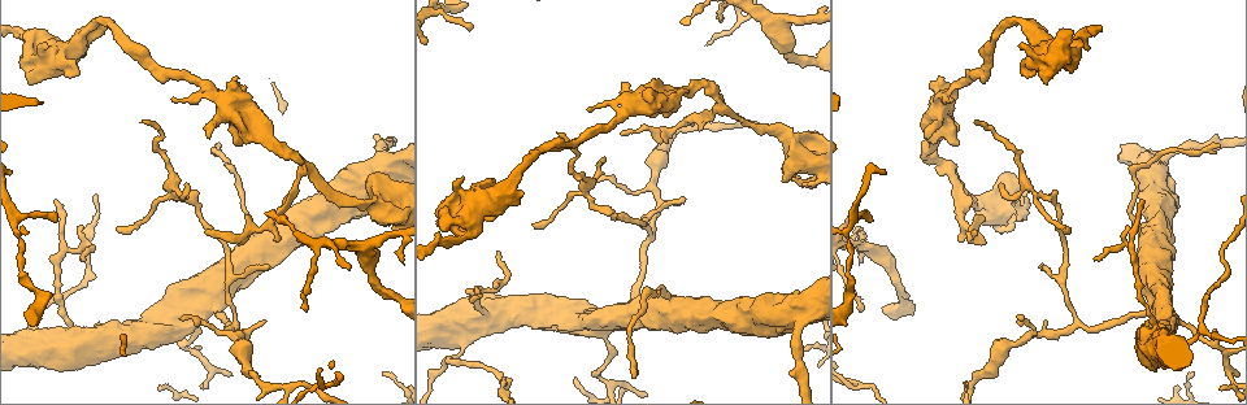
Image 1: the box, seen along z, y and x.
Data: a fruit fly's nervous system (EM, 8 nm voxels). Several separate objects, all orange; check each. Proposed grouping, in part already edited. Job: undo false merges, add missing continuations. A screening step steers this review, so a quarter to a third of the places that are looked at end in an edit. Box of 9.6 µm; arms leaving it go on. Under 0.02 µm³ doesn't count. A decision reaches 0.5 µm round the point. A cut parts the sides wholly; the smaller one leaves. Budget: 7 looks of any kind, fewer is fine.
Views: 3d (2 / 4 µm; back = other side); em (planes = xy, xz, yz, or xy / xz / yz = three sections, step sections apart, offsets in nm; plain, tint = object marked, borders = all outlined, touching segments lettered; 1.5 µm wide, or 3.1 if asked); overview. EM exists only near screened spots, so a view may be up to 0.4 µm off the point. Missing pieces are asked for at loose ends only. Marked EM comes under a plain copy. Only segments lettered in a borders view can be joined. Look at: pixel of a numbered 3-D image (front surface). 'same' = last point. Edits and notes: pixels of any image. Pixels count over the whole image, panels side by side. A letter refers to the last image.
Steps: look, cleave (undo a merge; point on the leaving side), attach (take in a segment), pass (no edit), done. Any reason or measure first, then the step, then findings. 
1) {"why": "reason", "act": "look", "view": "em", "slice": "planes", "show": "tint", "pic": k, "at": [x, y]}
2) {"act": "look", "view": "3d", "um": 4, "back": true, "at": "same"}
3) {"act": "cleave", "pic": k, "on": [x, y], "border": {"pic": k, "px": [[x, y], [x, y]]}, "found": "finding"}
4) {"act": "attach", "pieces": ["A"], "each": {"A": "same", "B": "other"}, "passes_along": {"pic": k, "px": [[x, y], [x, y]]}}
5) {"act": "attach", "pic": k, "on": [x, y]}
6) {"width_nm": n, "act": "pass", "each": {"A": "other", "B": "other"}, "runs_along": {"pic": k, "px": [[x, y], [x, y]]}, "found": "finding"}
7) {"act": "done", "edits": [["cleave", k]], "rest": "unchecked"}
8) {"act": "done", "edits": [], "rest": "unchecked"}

{"why": "an open end", "act": "look", "view": "em", "slice": "planes", "show": "borders", "pic": 1, "at": [480, 229]}

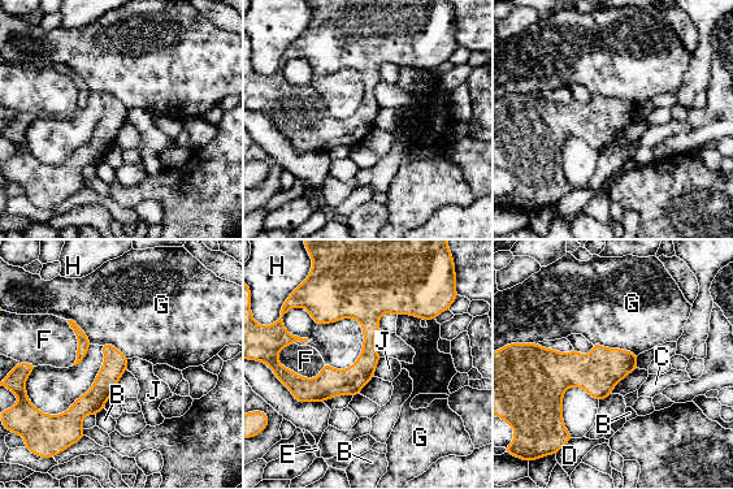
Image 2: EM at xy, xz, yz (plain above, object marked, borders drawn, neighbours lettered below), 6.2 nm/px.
{"act": "pass", "each": {"B": "other", "C": "other", "D": "other", "E": "other", "F": "other", "G": "other", "H": "other", "J": "other"}, "border": {"pic": 2, "px": [[381, 358], [373, 376]]}, "found": "no lettered segment goes on from it"}

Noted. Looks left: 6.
{"why": "branch stops here", "act": "look", "view": "em", "um": 3.1, "slice": "planes", "show": "borders", "pic": 1, "at": [466, 28]}

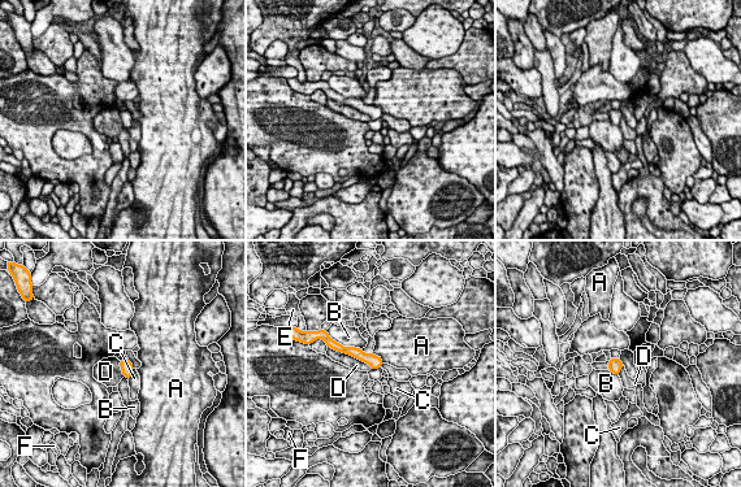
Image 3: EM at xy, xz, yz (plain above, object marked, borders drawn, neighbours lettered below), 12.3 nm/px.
{"act": "pass", "each": {"A": "other", "B": "other", "C": "other", "D": "other", "E": "other", "F": "other"}, "border": {"pic": 3, "px": [[329, 347], [349, 353], [371, 368]]}, "found": "none of them fits"}

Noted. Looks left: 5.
{"why": "sharp bend", "act": "look", "view": "em", "slice": "yz", "step": 4, "show": "tint", "pic": 1, "at": [809, 17]}

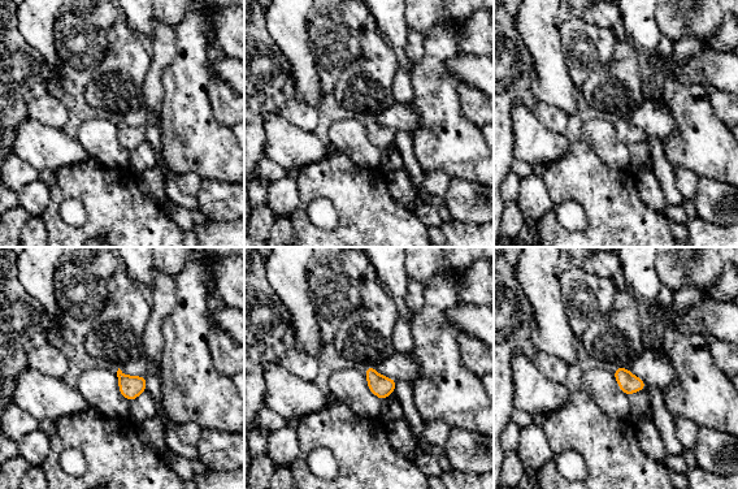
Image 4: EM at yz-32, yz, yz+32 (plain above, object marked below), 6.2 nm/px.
{"act": "look", "view": "em", "slice": "planes", "show": "borders", "at": "same"}

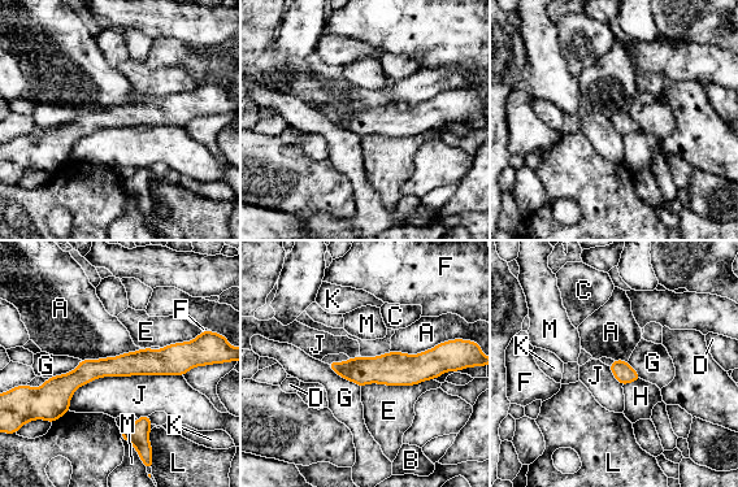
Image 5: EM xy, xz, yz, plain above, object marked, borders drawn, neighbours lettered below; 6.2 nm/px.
{"act": "pass", "each": {"A": "other", "B": "other", "C": "other", "D": "other", "E": "other", "F": "other", "G": "other", "H": "other", "J": "other", "K": "other", "L": "other", "M": "other"}, "border": {"pic": 5, "px": [[182, 374], [99, 377], [69, 411]]}, "found": "one neuron here"}

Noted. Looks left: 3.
{"act": "done", "edits": [], "rest": "unchecked"}

